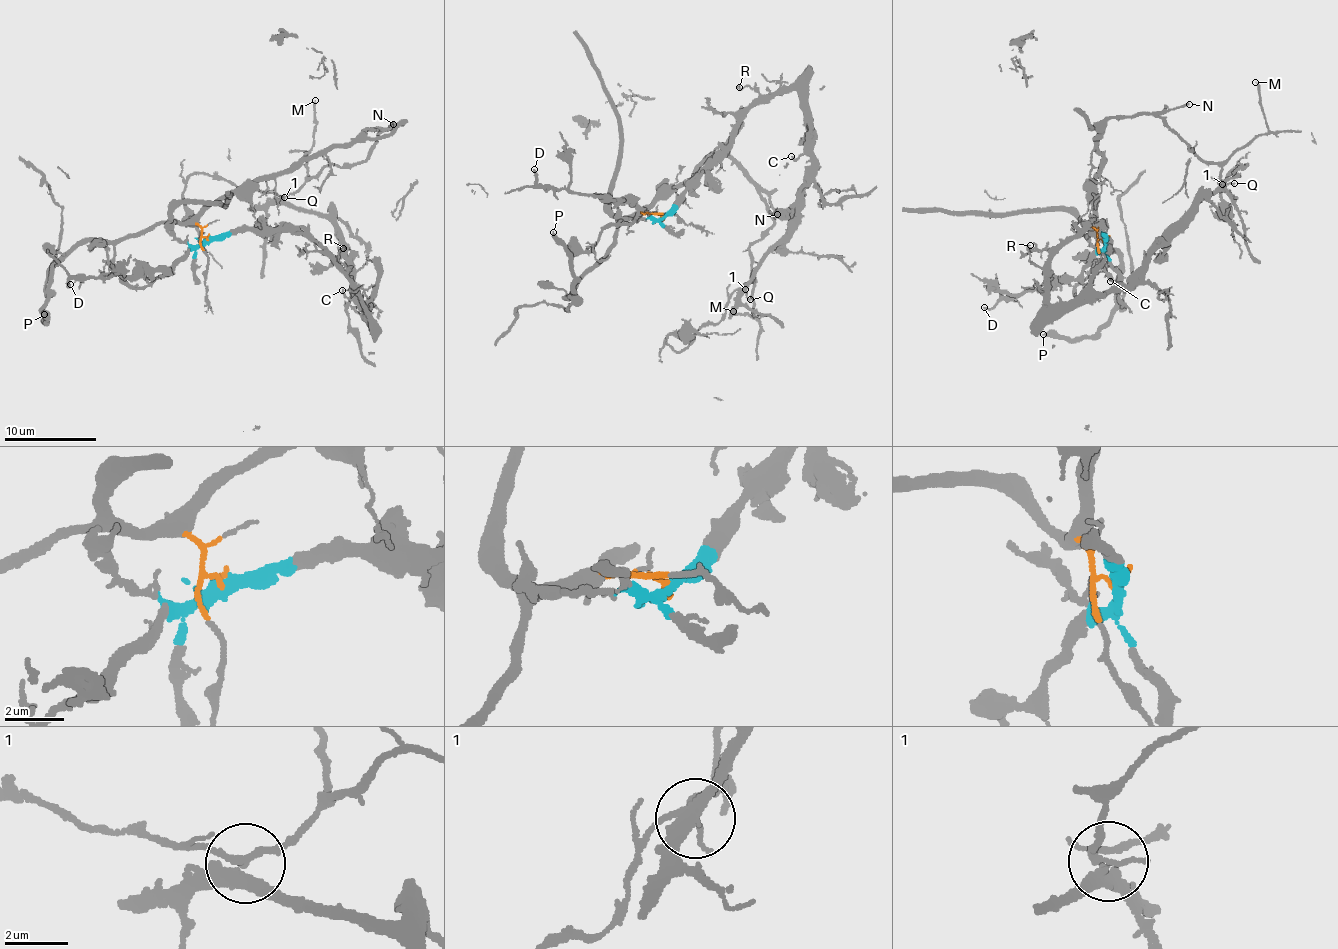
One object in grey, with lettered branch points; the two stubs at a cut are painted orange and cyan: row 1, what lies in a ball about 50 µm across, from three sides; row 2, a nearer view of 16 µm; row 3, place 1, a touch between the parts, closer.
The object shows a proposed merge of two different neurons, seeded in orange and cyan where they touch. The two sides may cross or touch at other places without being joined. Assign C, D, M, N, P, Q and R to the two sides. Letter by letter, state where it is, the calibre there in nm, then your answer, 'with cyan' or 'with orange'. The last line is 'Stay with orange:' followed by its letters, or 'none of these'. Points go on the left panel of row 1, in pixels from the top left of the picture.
C: at (342, 290); 150 nm thick; with cyan
D: at (70, 284); 190 nm thick; with cyan
M: at (315, 100); 160 nm thick; with orange
N: at (393, 124); 180 nm thick; with orange
P: at (44, 314); 360 nm thick; with orange
Q: at (284, 197); 130 nm thick; with orange
R: at (343, 248); 100 nm thick; with cyan
Stay with orange: M, N, P, Q

